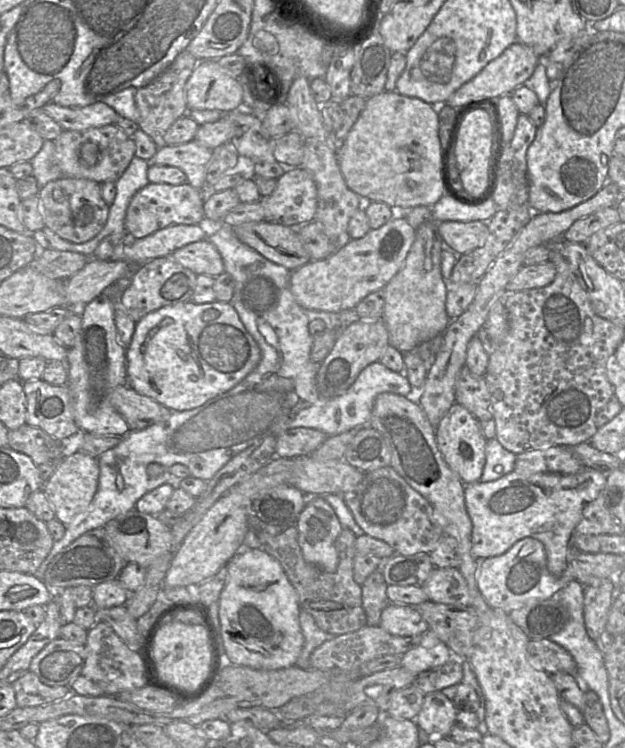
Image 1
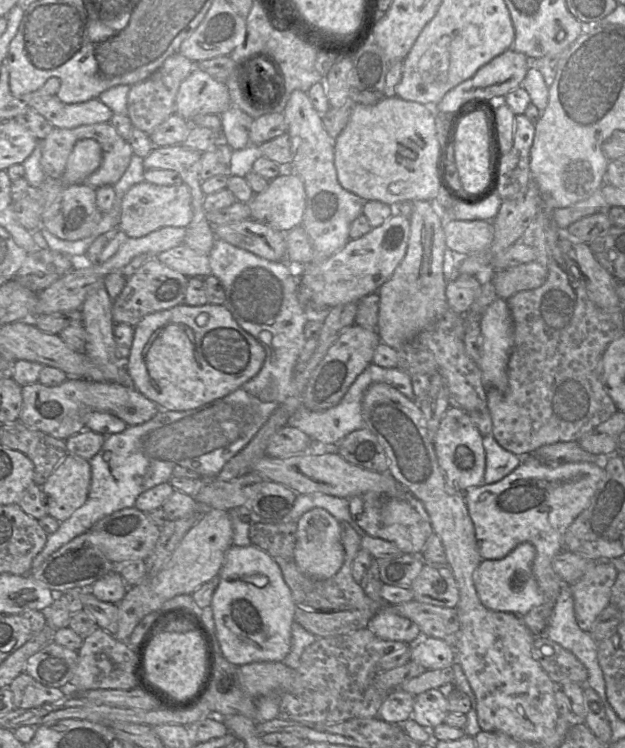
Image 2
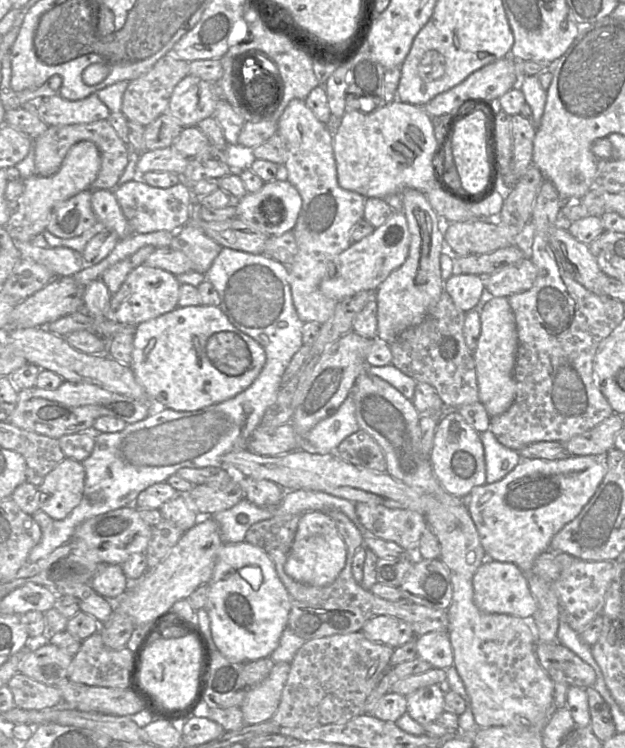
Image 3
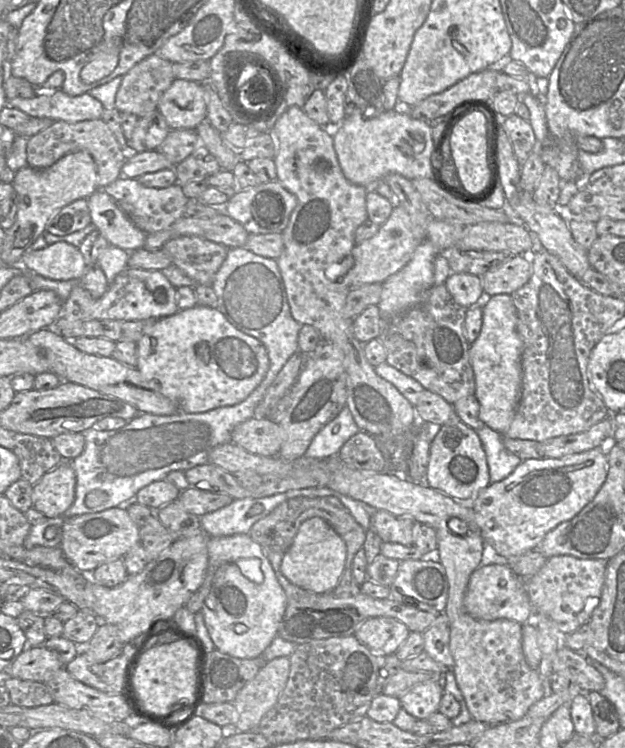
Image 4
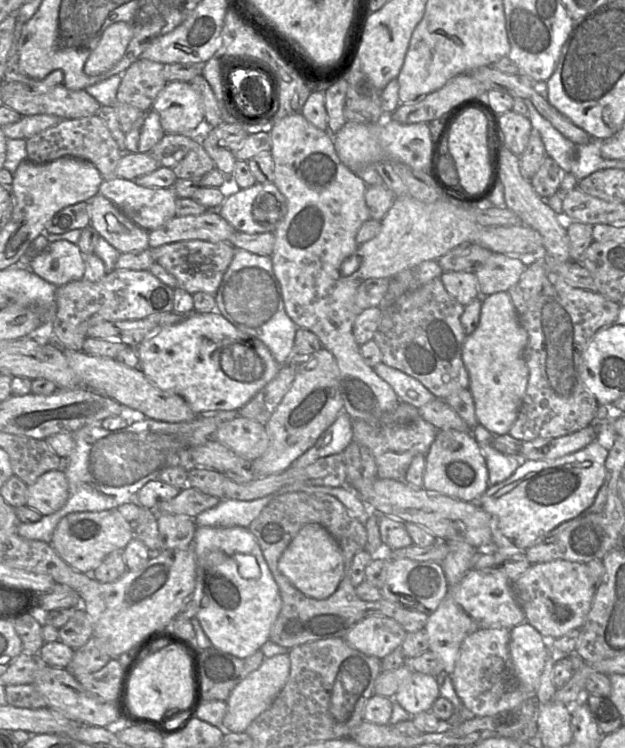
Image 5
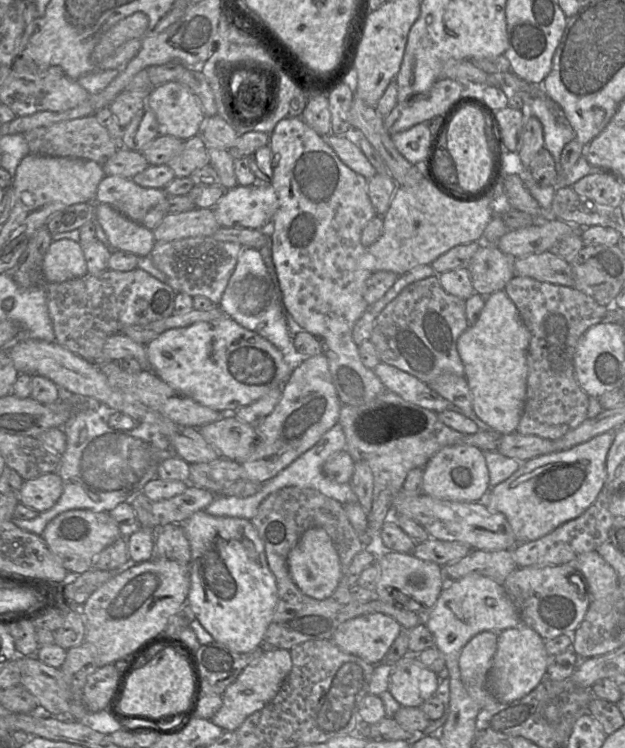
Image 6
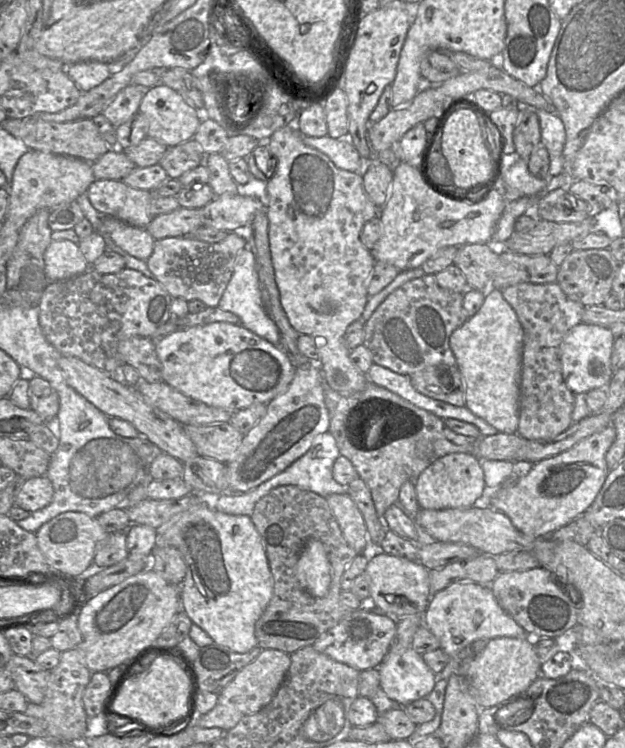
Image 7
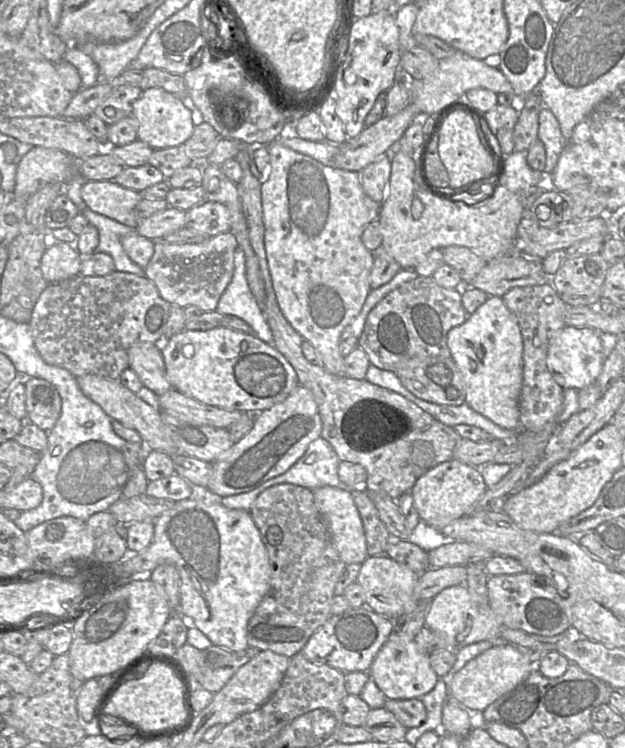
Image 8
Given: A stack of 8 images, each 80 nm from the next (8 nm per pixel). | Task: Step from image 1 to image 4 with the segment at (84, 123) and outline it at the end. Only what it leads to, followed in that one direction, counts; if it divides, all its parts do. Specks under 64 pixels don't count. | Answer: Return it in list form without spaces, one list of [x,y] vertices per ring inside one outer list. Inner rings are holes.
[[[61,89],[34,98],[14,98],[8,100],[7,105],[25,112],[30,117],[68,123],[100,119],[104,111],[102,103],[89,93],[69,96]]]

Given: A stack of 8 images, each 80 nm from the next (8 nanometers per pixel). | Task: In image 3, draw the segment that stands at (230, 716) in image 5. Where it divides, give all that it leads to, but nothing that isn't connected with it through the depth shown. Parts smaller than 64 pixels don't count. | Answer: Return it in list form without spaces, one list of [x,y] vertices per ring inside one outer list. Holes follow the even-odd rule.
[[[275,663],[267,678],[250,688],[240,706],[245,724],[259,724],[272,719],[280,704],[290,670],[290,663]]]

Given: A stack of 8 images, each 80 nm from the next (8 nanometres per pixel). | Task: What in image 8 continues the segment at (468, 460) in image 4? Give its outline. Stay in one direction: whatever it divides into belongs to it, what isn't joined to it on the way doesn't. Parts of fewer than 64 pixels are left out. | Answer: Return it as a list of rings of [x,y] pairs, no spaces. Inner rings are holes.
[[[454,458],[442,462],[423,474],[410,490],[420,519],[442,531],[454,520],[468,514],[484,494],[487,486],[479,468]]]

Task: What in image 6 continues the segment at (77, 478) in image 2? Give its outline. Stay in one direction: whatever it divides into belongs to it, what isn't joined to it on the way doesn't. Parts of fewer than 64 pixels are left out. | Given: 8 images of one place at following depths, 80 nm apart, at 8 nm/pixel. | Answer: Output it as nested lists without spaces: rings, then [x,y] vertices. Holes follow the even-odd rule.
[[[47,473],[27,480],[18,495],[18,501],[26,507],[42,513],[51,509],[63,493],[63,483],[57,473]]]

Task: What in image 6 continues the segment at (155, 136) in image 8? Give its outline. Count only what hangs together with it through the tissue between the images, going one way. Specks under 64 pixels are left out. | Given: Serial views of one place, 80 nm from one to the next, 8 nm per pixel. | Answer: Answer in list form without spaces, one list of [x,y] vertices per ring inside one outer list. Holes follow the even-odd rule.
[[[177,81],[155,86],[146,99],[146,107],[154,113],[161,136],[187,140],[199,135],[205,125],[198,98]]]

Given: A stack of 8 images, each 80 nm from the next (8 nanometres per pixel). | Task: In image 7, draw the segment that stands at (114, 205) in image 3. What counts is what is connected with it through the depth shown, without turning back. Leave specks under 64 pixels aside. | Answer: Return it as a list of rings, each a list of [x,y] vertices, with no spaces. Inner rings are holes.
[[[106,216],[102,218],[103,232],[109,234],[112,241],[122,250],[137,259],[147,261],[153,252],[155,239],[145,228],[135,227],[116,218]]]

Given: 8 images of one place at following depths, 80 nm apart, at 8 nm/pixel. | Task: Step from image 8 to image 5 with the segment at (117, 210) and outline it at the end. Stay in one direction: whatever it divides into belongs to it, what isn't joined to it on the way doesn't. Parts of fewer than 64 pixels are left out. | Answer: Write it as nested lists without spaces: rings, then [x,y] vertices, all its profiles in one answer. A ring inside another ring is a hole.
[[[103,180],[99,194],[112,201],[131,221],[150,232],[176,216],[177,195],[172,187],[150,188],[133,180]]]

